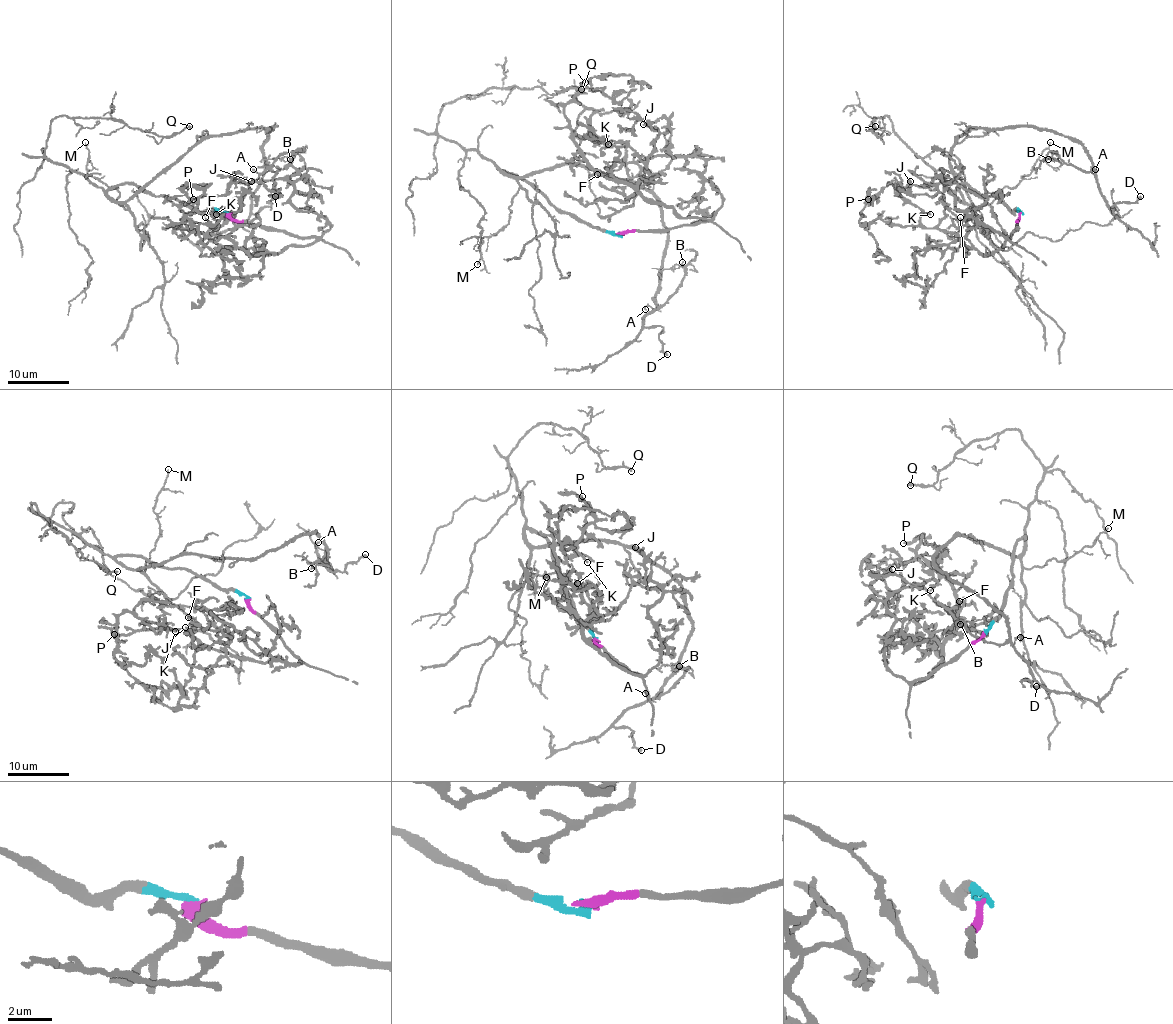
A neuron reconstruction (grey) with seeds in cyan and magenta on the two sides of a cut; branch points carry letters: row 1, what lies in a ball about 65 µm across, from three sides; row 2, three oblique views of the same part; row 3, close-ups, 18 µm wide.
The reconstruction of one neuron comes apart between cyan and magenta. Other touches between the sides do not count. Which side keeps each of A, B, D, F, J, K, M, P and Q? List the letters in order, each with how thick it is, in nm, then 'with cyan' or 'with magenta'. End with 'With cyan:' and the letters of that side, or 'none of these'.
A: 120 nm | with cyan
B: 120 nm | with cyan
D: 280 nm | with cyan
F: 150 nm | with magenta
J: 220 nm | with magenta
K: 160 nm | with magenta
M: 120 nm | with cyan
P: 320 nm | with magenta
Q: 200 nm | with cyan
With cyan: A, B, D, M, Q

